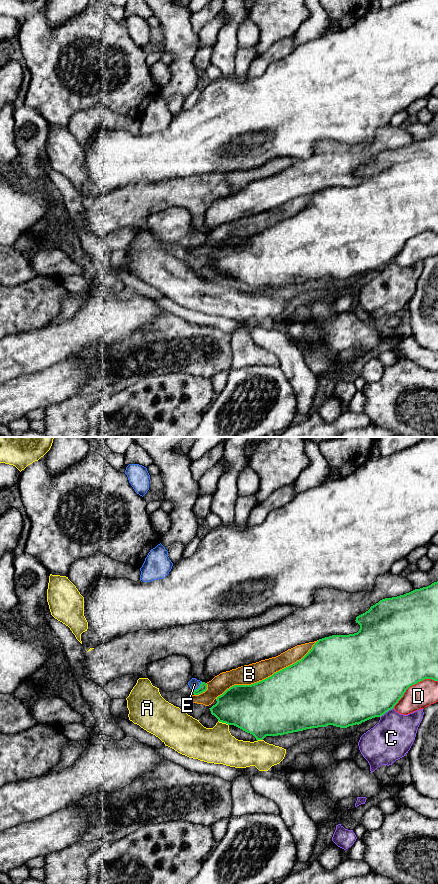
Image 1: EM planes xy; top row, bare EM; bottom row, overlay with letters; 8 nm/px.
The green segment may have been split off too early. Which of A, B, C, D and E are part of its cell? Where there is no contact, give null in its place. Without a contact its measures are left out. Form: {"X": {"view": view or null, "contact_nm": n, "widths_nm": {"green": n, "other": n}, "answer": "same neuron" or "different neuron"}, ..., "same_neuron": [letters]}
{"A": {"view": "xy", "contact_nm": 100, "widths_nm": {"green": 360, "other": 300}, "answer": "different neuron"}, "B": {"view": "xy", "contact_nm": 950, "widths_nm": {"green": 500, "other": 160}, "answer": "different neuron"}, "C": {"view": "xy", "contact_nm": 140, "widths_nm": {"green": 500, "other": 340}, "answer": "different neuron"}, "D": {"view": "xy", "contact_nm": 420, "widths_nm": {"green": 500, "other": 200}, "answer": "different neuron"}, "E": {"view": "xy", "contact_nm": 110, "widths_nm": {"green": 70, "other": 90}, "answer": "same neuron"}, "same_neuron": ["E"]}

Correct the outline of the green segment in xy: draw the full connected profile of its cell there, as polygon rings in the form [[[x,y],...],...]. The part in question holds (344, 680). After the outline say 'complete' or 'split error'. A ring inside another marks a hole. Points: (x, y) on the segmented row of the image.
[[[438,581],[404,595],[382,599],[371,606],[368,611],[357,616],[355,621],[360,625],[360,629],[357,633],[332,635],[319,639],[301,660],[274,673],[272,676],[251,685],[234,685],[230,687],[222,695],[218,696],[216,699],[217,703],[209,708],[211,714],[214,715],[219,722],[234,725],[252,734],[258,741],[263,740],[266,736],[281,736],[306,729],[326,727],[328,725],[340,728],[347,728],[356,724],[359,725],[369,719],[381,717],[393,709],[410,686],[425,679],[438,681]]]; complete

